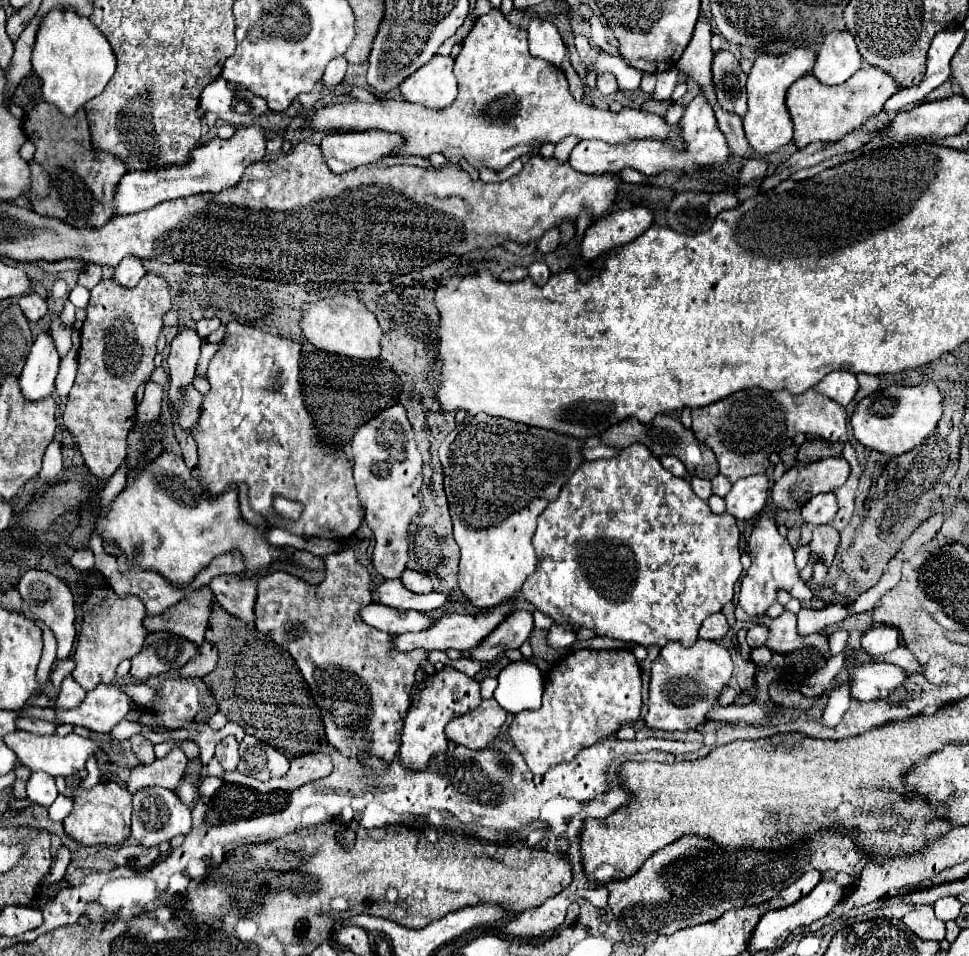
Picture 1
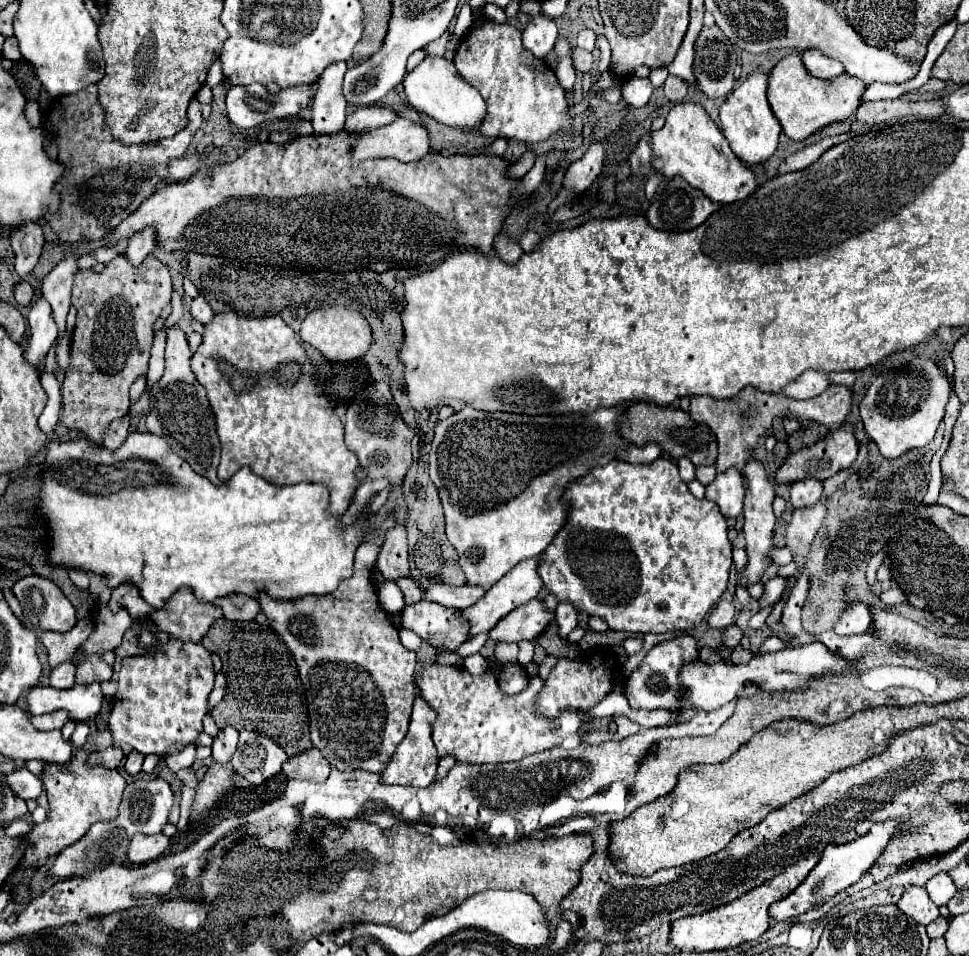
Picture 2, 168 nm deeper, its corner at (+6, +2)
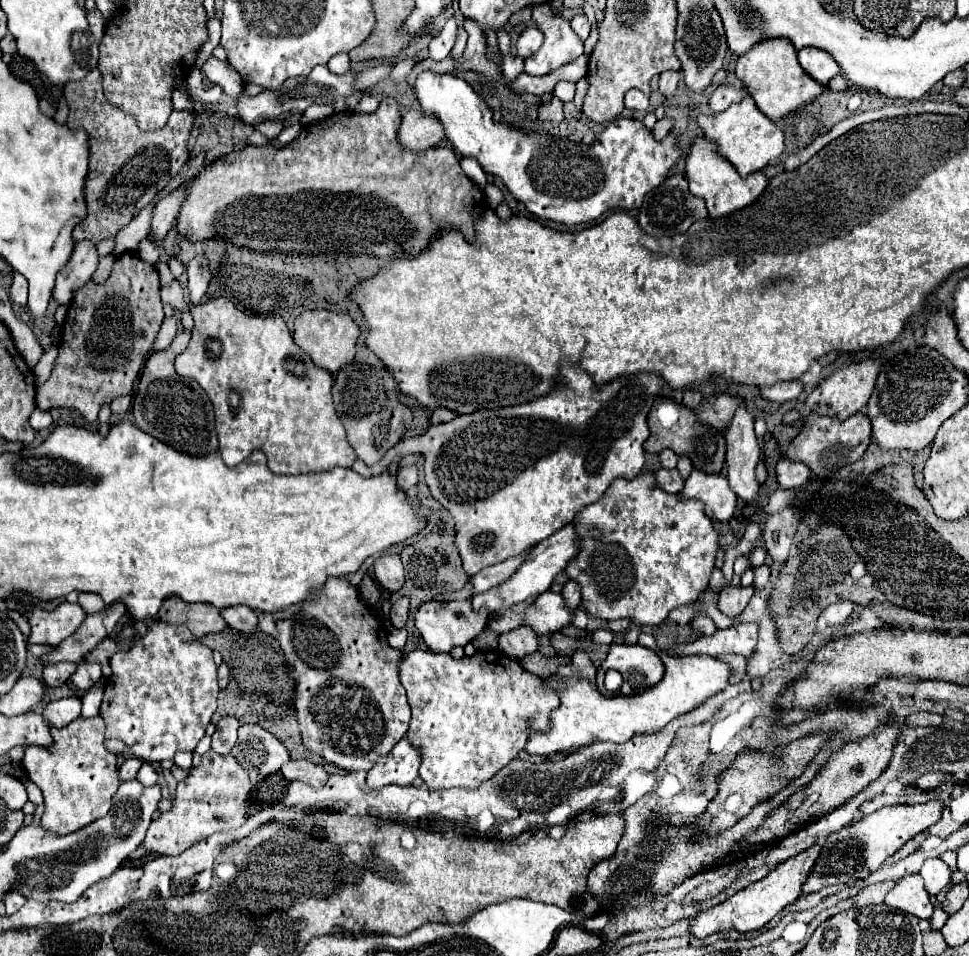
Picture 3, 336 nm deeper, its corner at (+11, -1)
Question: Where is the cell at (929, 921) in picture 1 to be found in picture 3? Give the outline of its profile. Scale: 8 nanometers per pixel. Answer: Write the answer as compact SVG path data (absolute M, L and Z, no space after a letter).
M912 873L908 877L902 877L892 887L892 891L886 895L884 903L894 909L912 913L918 919L930 919L930 915L934 911L920 873Z

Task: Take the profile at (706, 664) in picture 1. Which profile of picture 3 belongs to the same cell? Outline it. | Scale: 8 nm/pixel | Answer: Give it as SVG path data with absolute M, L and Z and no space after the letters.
M610 645L608 657L600 663L596 683L602 687L604 673L616 669L622 675L620 693L636 693L640 689L656 685L664 675L662 659L656 651L642 645Z

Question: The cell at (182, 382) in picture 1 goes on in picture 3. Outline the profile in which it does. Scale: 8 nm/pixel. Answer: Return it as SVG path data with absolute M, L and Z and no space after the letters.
M180 331L172 345L164 351L156 351L146 361L144 373L132 395L132 413L136 425L148 435L172 445L178 451L204 455L218 449L218 437L214 427L214 411L208 395L196 381L188 381L176 375L174 359L190 343L190 331Z

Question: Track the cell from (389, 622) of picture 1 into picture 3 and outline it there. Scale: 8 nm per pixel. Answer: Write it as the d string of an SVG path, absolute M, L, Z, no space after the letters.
M470 599L430 601L430 603L424 603L416 611L416 629L420 631L420 635L422 635L424 643L428 645L428 649L432 649L436 653L450 653L452 647L456 647L456 645L464 647L474 637L478 637L486 629L488 617L490 617L490 611L486 607L482 607L480 611L474 611Z

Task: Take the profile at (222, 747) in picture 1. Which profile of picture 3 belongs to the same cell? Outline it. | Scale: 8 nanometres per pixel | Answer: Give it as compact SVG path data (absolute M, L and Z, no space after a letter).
M222 717L216 723L216 731L212 735L212 749L216 753L228 753L236 743L238 727L240 727L240 723L236 717Z

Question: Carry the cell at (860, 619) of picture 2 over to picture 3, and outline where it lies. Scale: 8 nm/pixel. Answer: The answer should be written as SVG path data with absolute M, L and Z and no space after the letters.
M852 601L832 603L820 613L820 617L816 619L816 627L822 631L828 625L842 625L854 615L854 611L856 611L856 603L852 603Z

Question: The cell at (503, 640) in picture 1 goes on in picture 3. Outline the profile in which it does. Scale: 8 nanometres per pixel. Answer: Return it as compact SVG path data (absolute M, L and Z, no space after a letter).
M546 591L526 609L522 623L530 625L538 635L546 635L570 625L574 613L576 609L568 607L560 593Z

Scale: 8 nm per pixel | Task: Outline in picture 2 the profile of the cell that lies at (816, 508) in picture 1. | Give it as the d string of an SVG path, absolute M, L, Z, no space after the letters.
M807 478L807 480L801 480L801 482L793 482L789 492L791 492L793 508L811 508L823 496L823 482L813 480L813 478Z

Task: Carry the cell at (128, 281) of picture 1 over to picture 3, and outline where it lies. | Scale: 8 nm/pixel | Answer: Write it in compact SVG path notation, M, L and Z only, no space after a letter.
M178 187L174 193L170 193L158 201L158 205L154 209L154 217L152 217L152 231L148 235L152 241L156 241L156 243L162 241L164 235L172 229L172 225L176 223L176 215L184 203L184 195L186 195L186 189Z

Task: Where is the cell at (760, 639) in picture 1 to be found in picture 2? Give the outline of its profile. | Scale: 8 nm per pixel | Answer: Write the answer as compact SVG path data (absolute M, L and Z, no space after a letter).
M731 626L731 628L727 628L725 634L723 634L723 644L729 646L729 648L735 648L735 646L741 642L741 638L743 638L741 628L739 628L739 626Z

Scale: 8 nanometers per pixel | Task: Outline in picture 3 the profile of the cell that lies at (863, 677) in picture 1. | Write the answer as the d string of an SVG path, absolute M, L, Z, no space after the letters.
M660 651L660 657L664 661L664 677L654 687L630 695L614 693L612 697L604 697L590 679L578 675L570 675L566 679L558 673L550 673L546 677L540 675L542 685L556 691L560 697L560 707L550 713L546 729L530 729L526 751L530 755L572 755L598 741L624 743L640 733L656 733L670 719L692 711L696 705L728 687L730 667L720 659L710 655L670 657L664 651Z

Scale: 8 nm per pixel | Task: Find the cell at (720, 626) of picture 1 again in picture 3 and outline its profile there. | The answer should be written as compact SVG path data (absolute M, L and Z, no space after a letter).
M754 583L748 585L748 587L728 585L724 591L720 591L718 607L720 607L720 611L724 615L728 615L730 619L734 619L736 615L740 615L744 611L744 607L748 605L752 593L754 593Z

